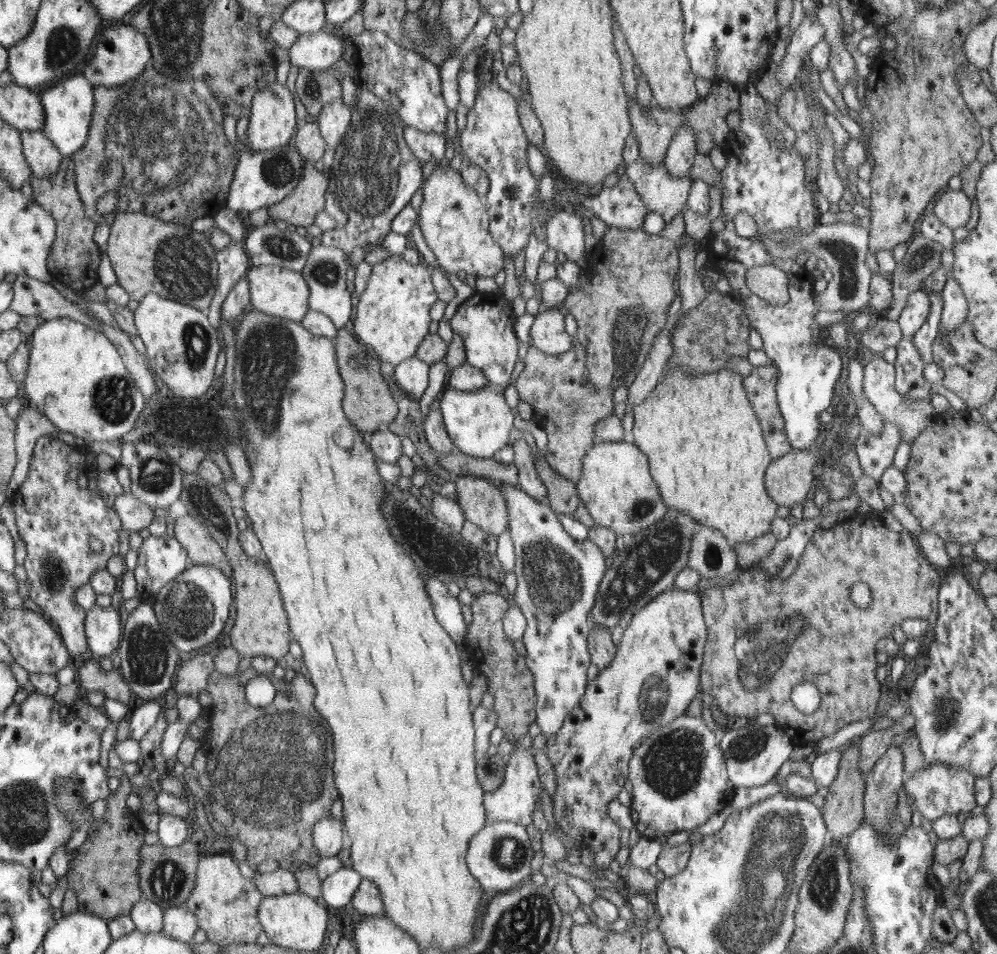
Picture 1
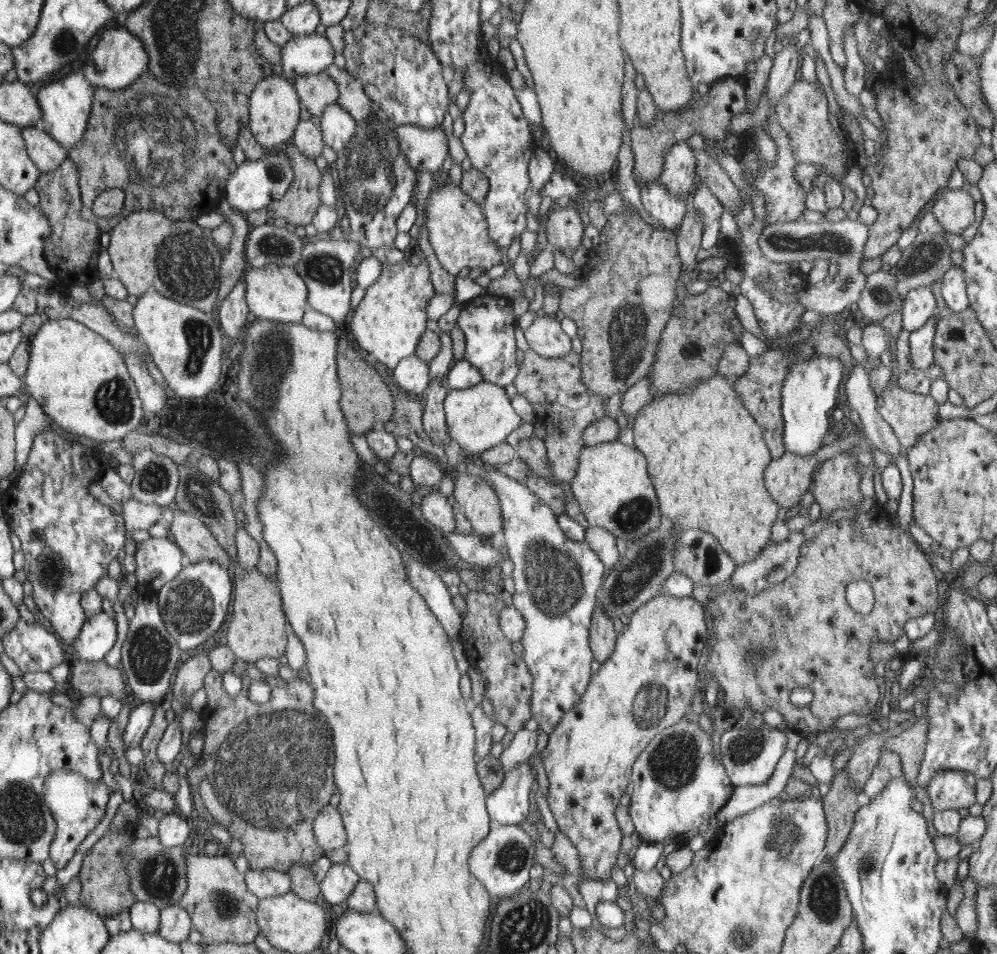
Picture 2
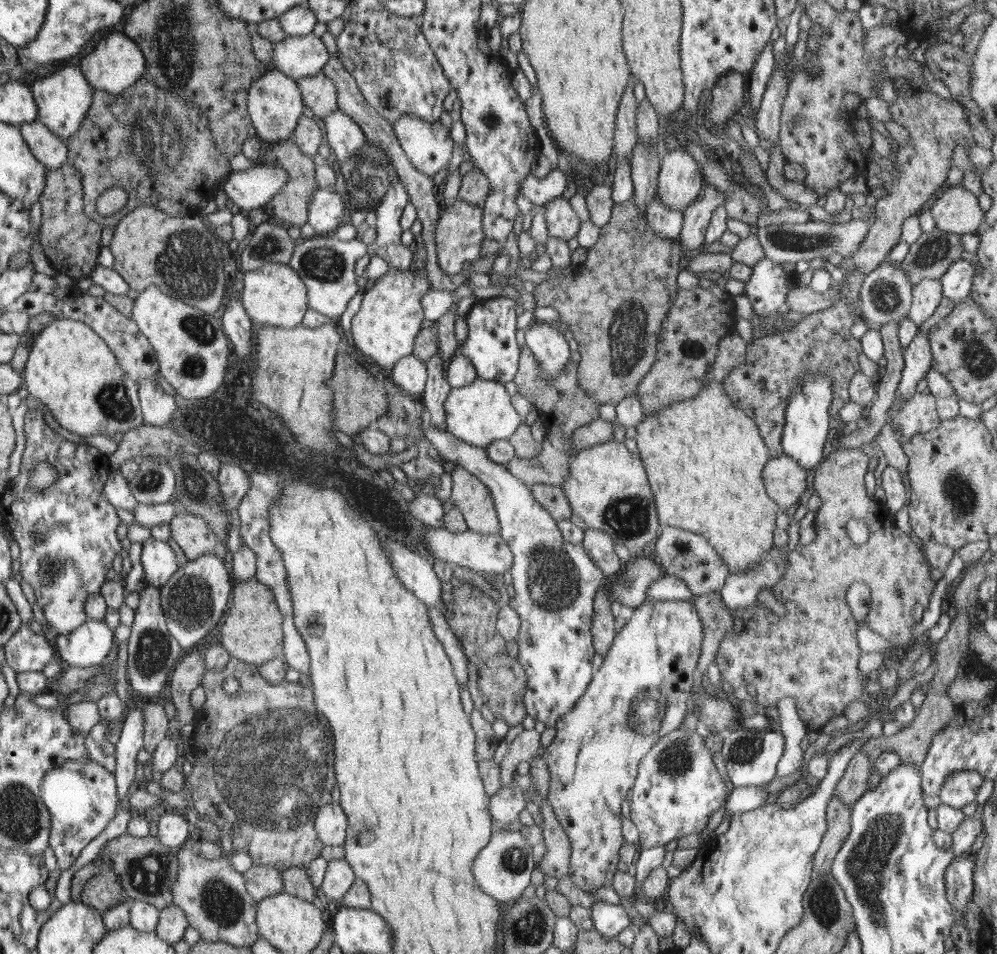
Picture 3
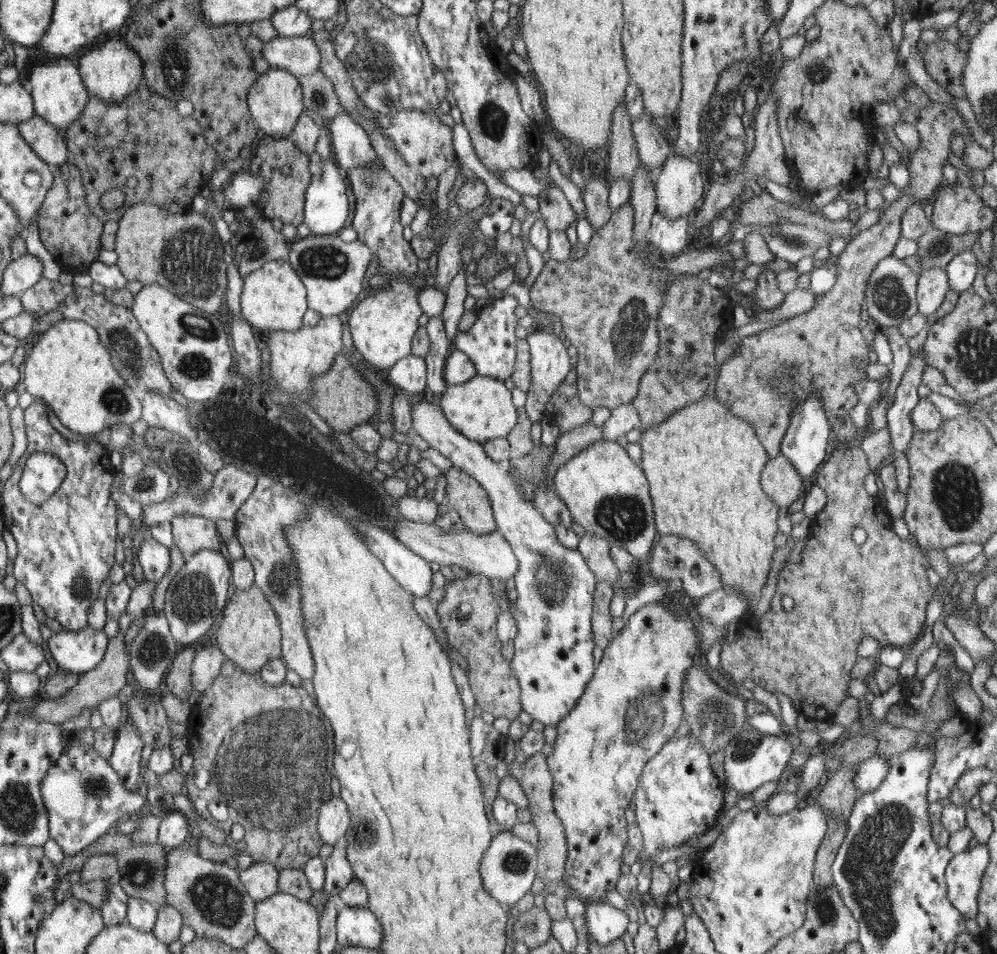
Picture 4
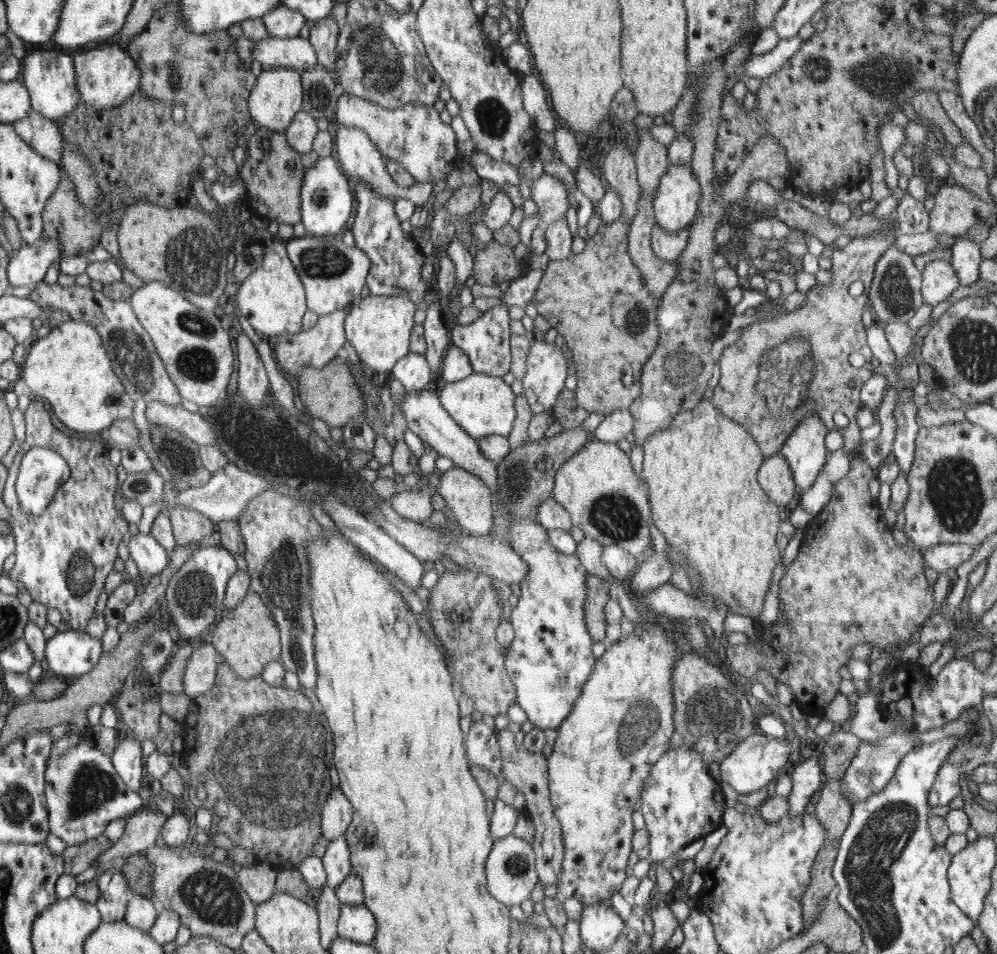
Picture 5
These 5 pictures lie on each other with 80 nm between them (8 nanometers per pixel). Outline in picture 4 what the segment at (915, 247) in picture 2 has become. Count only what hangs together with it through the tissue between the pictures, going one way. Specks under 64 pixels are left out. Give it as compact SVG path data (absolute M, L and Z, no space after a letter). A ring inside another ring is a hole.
M928 229L926 234L922 234L917 239L916 256L920 261L920 273L928 268L934 268L934 266L945 269L956 254L972 248L972 245L979 240L980 233L980 231L968 232L948 237L946 234L938 232L938 229Z

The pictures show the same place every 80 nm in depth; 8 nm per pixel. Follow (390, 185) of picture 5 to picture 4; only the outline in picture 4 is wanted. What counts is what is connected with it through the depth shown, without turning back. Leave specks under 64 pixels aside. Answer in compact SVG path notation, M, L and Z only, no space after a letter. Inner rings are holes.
M344 113L336 115L326 123L326 133L331 141L333 159L345 171L373 164L377 154L367 130L356 124Z

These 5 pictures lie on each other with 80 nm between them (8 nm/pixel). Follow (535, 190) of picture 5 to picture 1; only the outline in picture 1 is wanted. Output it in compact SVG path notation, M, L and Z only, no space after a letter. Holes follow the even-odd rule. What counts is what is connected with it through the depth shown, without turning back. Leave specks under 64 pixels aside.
M560 211L547 223L545 243L550 249L564 254L568 262L578 264L585 254L583 216L579 213Z

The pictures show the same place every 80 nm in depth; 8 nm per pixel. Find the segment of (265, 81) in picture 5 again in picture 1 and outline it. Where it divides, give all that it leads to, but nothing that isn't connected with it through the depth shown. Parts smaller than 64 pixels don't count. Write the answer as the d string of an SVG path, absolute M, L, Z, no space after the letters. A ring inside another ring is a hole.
M278 81L268 83L258 90L252 101L247 132L248 142L254 149L252 154L285 147L296 131L296 110L294 110L294 98L292 98L290 90Z

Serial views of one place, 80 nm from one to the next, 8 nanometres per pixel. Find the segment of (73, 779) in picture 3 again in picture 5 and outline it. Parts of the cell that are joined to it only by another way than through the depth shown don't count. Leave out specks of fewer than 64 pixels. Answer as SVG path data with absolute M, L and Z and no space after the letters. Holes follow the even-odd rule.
M78 729L55 740L48 758L46 772L46 805L50 811L50 835L60 838L65 846L80 846L104 832L106 824L124 814L132 815L144 802L138 793L126 788L124 781L106 754L94 748L90 736L82 736L87 730Z

